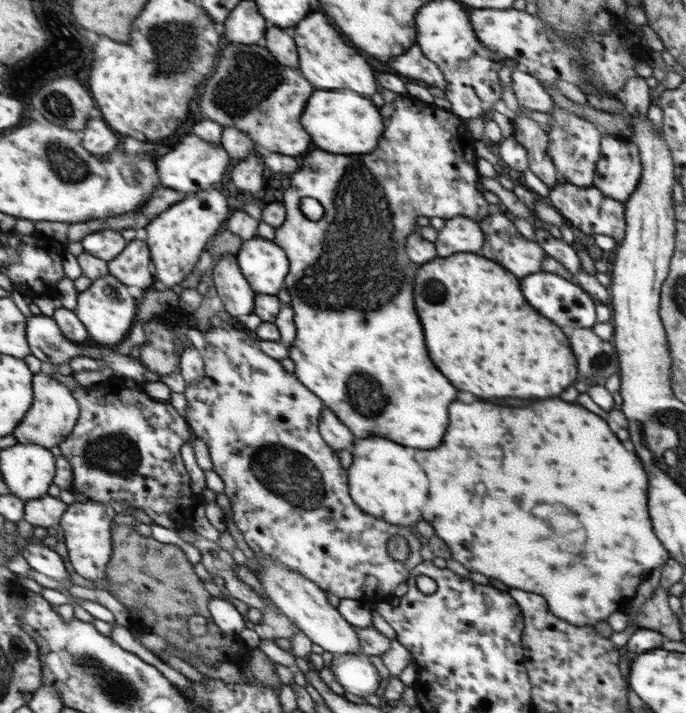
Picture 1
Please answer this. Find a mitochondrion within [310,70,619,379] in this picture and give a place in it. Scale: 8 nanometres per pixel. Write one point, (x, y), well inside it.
(433, 291)

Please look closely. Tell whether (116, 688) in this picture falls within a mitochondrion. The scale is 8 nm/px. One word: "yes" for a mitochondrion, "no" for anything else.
yes

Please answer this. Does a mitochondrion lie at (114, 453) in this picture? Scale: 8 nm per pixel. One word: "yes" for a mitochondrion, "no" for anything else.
yes

